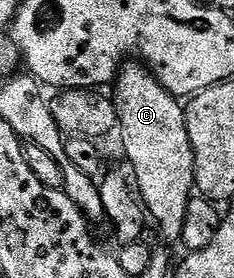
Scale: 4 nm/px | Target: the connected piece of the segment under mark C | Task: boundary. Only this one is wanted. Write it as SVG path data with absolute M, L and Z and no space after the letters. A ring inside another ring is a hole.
M133 61L120 68L118 78L113 84L115 93L111 95L115 106L117 136L121 139L123 151L133 167L133 179L136 190L143 200L144 207L152 224L159 226L159 231L167 239L182 240L185 229L185 213L195 191L195 158L192 142L189 141L186 108L176 97L156 81L154 75L144 64Z

